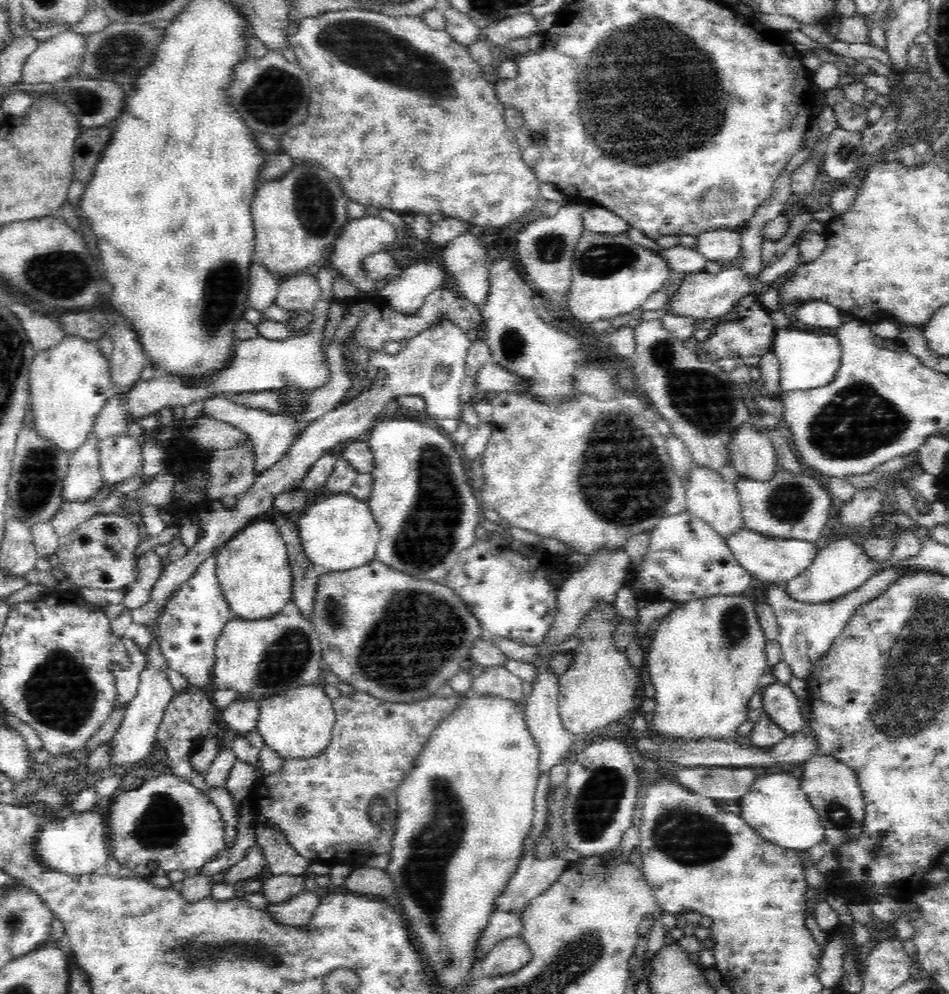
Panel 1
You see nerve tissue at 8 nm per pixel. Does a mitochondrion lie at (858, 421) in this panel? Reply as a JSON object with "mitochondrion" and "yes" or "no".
{"mitochondrion":"yes"}

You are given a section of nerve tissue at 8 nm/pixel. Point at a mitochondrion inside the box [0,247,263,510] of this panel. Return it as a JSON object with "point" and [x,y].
{"point":[223,286]}

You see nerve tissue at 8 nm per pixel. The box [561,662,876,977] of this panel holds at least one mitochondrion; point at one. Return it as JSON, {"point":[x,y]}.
{"point":[690,838]}

